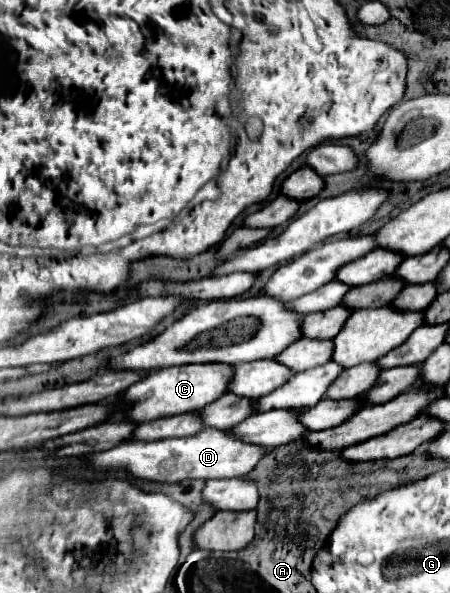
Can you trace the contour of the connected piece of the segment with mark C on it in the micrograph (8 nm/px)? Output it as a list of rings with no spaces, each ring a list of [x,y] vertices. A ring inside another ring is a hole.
[[[191,364],[191,366],[171,366],[151,372],[147,378],[139,380],[135,386],[125,390],[119,398],[127,398],[131,402],[131,410],[127,414],[119,414],[119,418],[129,418],[133,422],[149,422],[163,416],[175,416],[183,412],[199,412],[203,406],[215,402],[225,392],[229,392],[229,384],[233,380],[233,366],[229,364]]]

